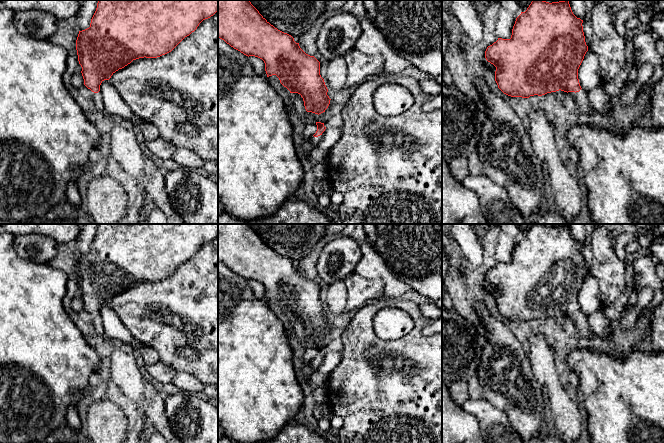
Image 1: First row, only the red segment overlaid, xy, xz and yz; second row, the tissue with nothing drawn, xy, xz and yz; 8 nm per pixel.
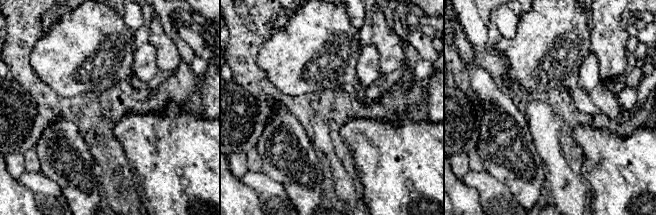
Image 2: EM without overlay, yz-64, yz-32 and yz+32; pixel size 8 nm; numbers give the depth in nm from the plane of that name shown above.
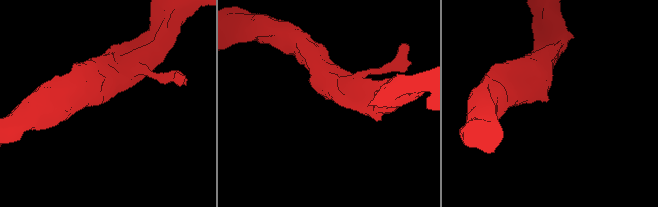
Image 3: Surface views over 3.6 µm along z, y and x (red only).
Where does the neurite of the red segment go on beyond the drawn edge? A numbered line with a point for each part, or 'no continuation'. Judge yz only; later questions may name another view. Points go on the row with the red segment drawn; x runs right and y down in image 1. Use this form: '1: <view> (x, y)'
1: yz (580, 98)

